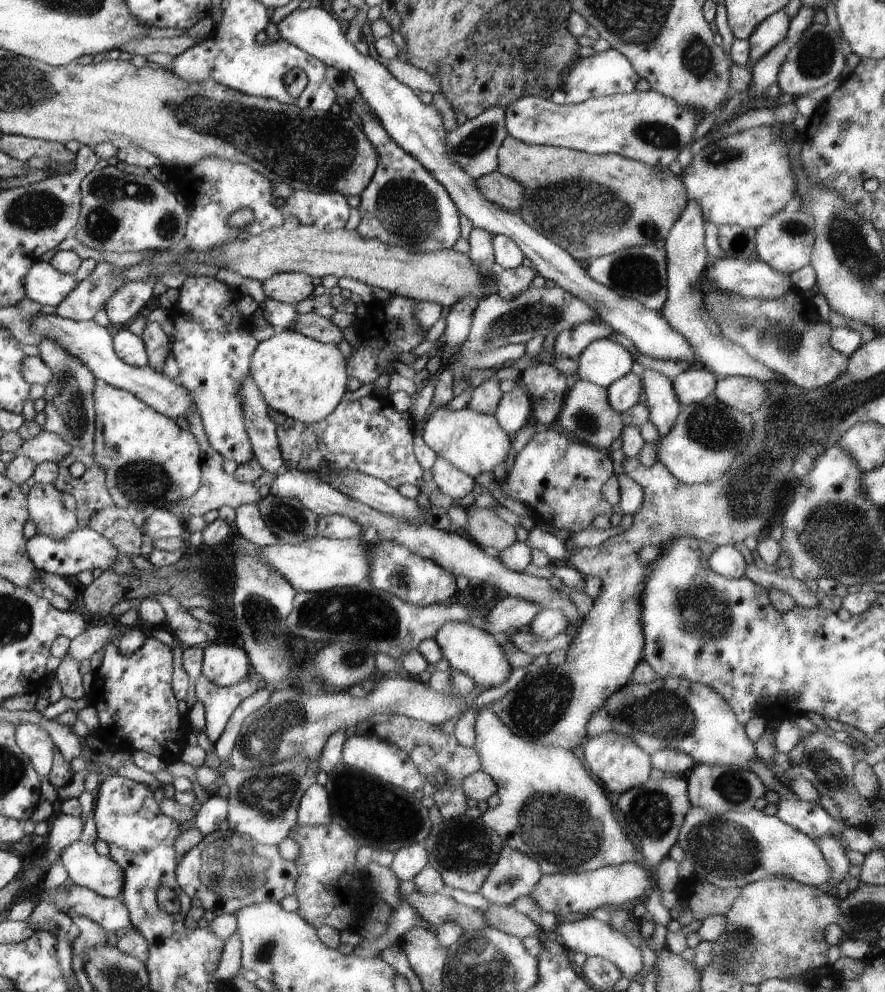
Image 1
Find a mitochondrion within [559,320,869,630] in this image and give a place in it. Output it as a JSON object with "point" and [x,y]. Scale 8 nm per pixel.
{"point":[714,428]}

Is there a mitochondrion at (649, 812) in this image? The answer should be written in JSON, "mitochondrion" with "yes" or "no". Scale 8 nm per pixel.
{"mitochondrion":"yes"}

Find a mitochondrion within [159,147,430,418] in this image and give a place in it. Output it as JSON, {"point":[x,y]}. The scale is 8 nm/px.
{"point":[305,205]}

